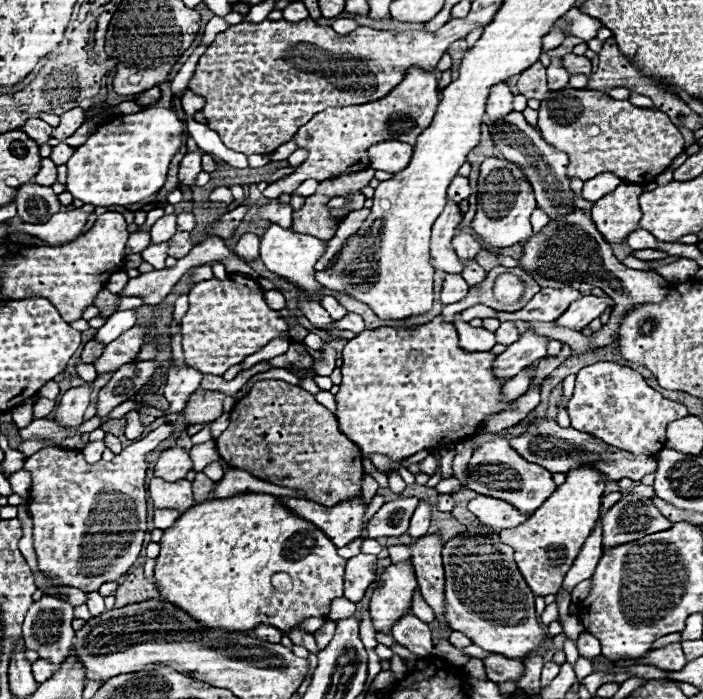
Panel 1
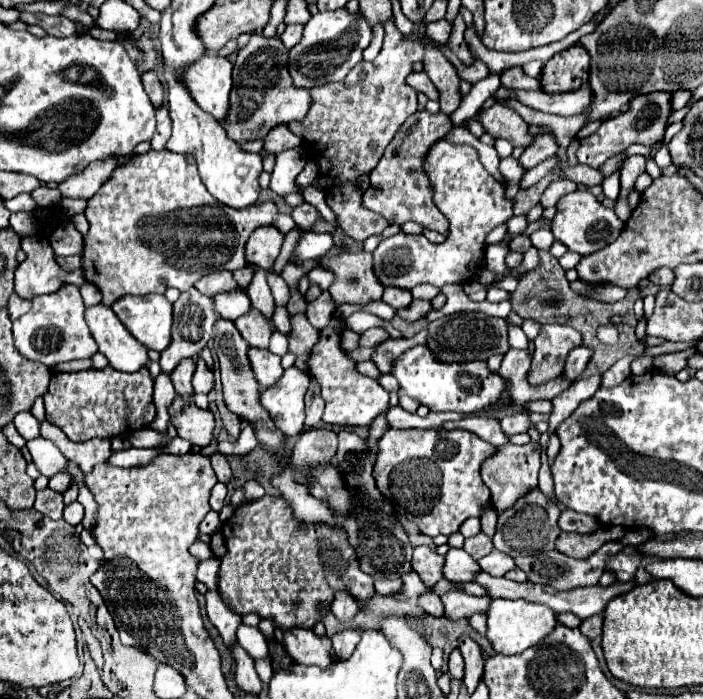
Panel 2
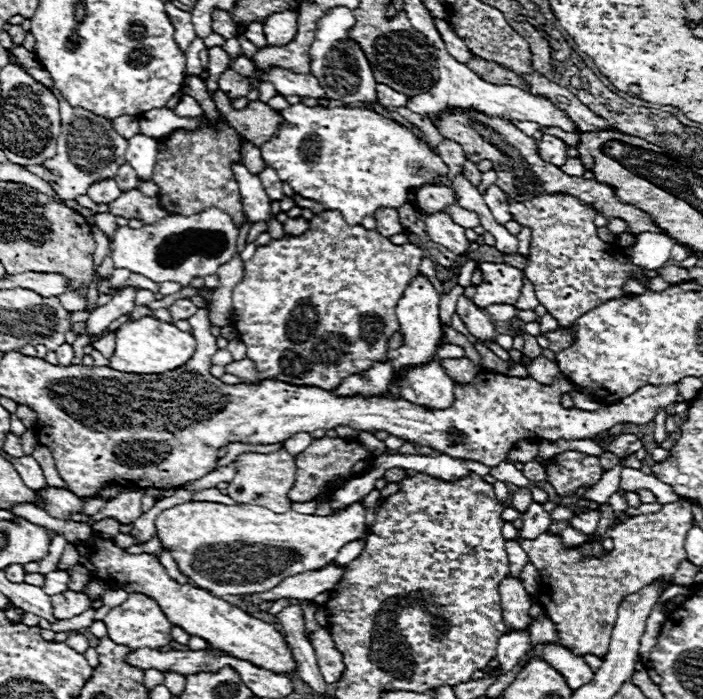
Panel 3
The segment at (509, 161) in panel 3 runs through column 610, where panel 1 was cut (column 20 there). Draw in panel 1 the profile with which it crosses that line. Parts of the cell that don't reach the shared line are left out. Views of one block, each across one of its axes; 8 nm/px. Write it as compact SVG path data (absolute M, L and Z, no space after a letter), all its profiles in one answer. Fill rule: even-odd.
M38 184L20 186L14 202L22 220L32 224L46 224L62 208L54 190L50 186L38 186ZM42 198L46 198L46 202Z

